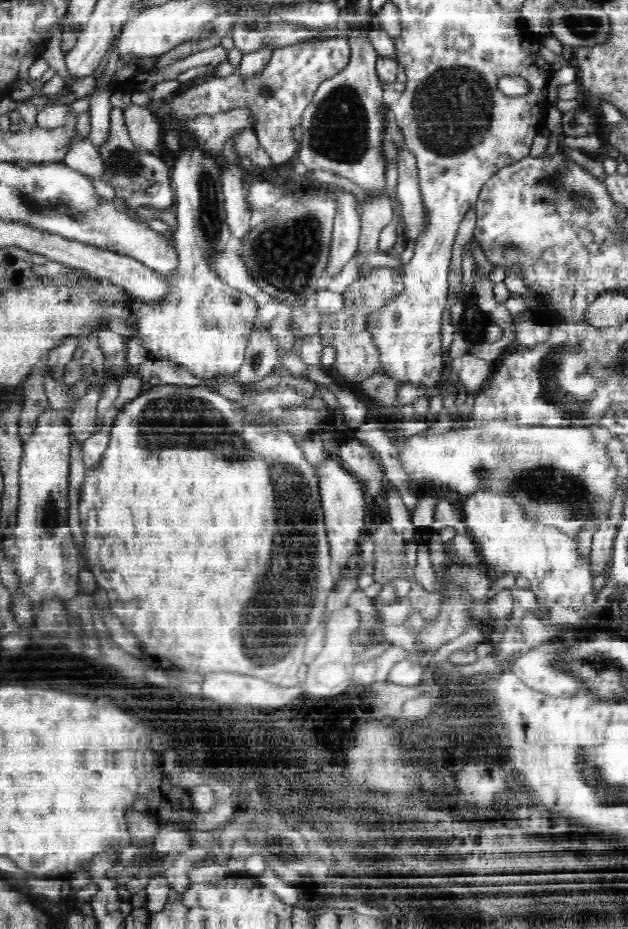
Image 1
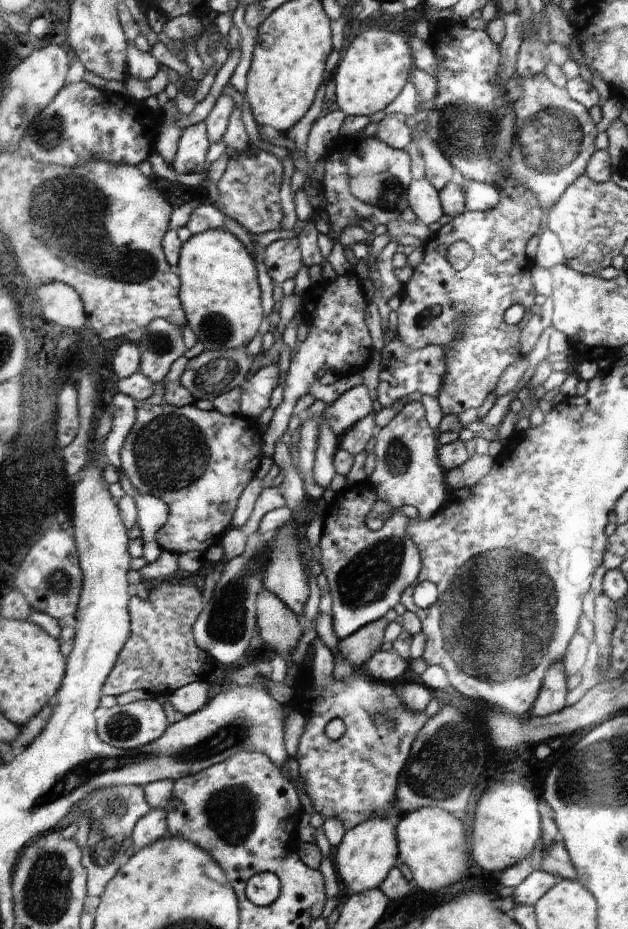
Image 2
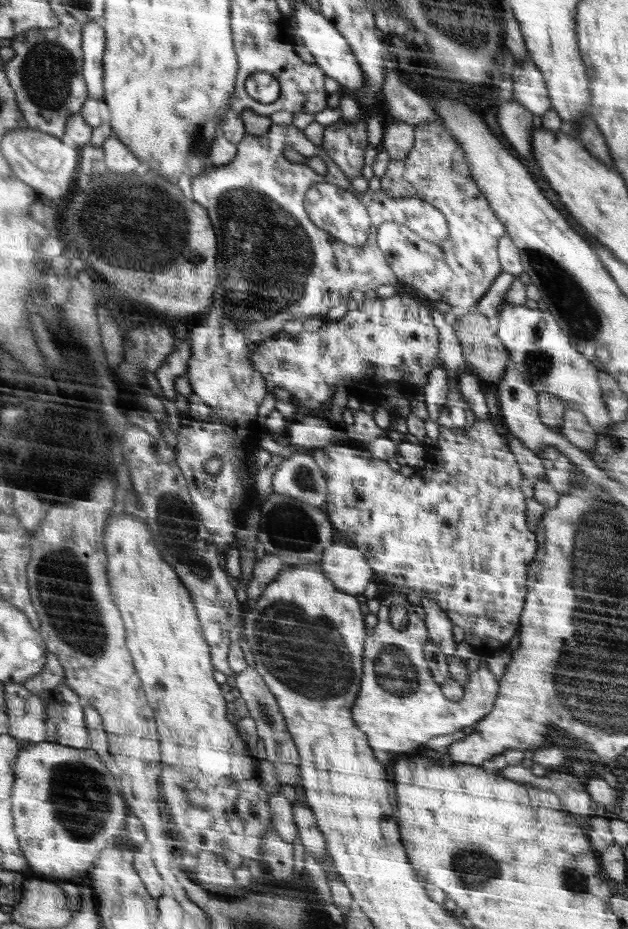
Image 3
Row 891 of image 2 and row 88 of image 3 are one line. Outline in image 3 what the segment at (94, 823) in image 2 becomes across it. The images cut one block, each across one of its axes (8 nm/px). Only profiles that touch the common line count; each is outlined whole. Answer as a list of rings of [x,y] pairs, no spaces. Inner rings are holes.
[[[88,22],[84,29],[85,72],[89,92],[93,98],[106,102],[107,80],[105,55],[108,50],[107,30],[103,24]]]

